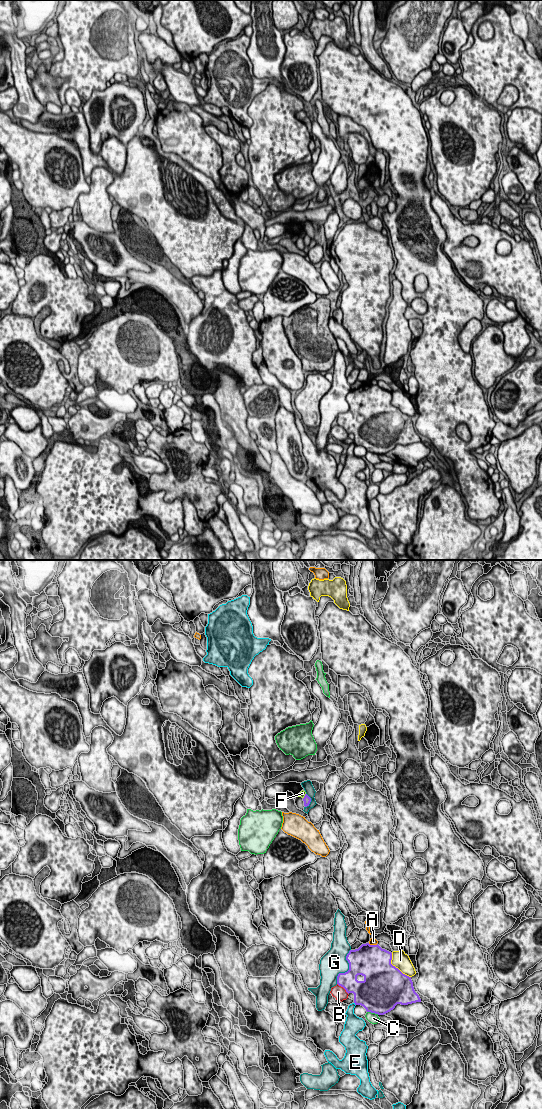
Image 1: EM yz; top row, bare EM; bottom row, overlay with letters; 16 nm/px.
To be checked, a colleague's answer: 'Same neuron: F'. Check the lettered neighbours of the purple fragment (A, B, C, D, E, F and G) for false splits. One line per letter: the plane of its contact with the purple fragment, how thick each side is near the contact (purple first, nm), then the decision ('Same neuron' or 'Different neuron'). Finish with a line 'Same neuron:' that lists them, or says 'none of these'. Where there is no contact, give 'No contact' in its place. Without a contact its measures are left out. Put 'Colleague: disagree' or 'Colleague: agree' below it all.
A: Touches purple in yz. Thickness 500 nm (purple) against 120 nm. Different neuron
B: Touches purple in yz. Thickness 280 nm (purple) against 200 nm. Different neuron
C: Touches purple in yz. Thickness 500 nm (purple) against 170 nm. Different neuron
D: Touches purple in yz. Thickness 500 nm (purple) against 280 nm. Different neuron
E: Touches purple in yz. Thickness 420 nm (purple) against 190 nm. Different neuron
F: Touches purple in yz. Thickness 120 nm (purple) against 90 nm. Different neuron
G: Touches purple in yz. Thickness 440 nm (purple) against 340 nm. Different neuron
Same neuron: none of these
Colleague: disagree

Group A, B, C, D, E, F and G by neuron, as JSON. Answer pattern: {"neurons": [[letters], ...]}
{"neurons": [["A"], ["B"], ["C"], ["D"], ["E"], ["F"], ["G"]]}

